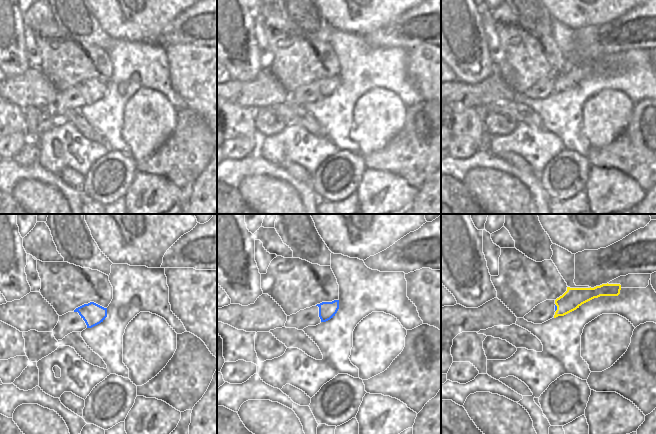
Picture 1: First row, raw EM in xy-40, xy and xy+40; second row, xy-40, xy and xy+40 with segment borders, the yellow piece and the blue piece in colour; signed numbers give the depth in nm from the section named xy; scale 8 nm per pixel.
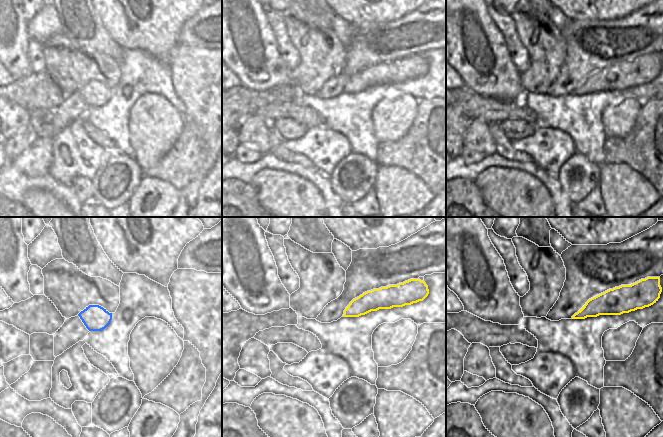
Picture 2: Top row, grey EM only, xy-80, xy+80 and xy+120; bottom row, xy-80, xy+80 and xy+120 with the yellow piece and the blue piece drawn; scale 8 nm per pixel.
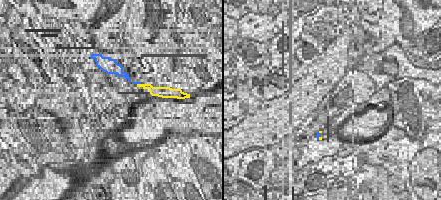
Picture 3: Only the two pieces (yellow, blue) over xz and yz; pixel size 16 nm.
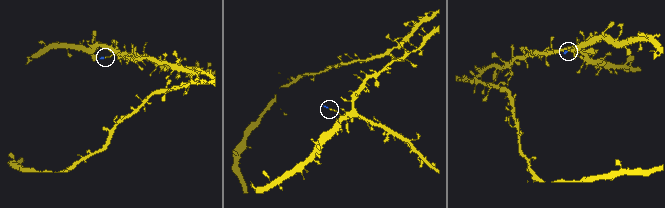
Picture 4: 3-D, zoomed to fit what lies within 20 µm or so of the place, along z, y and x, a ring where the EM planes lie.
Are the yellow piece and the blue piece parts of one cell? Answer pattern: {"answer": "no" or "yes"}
{"answer": "no"}

